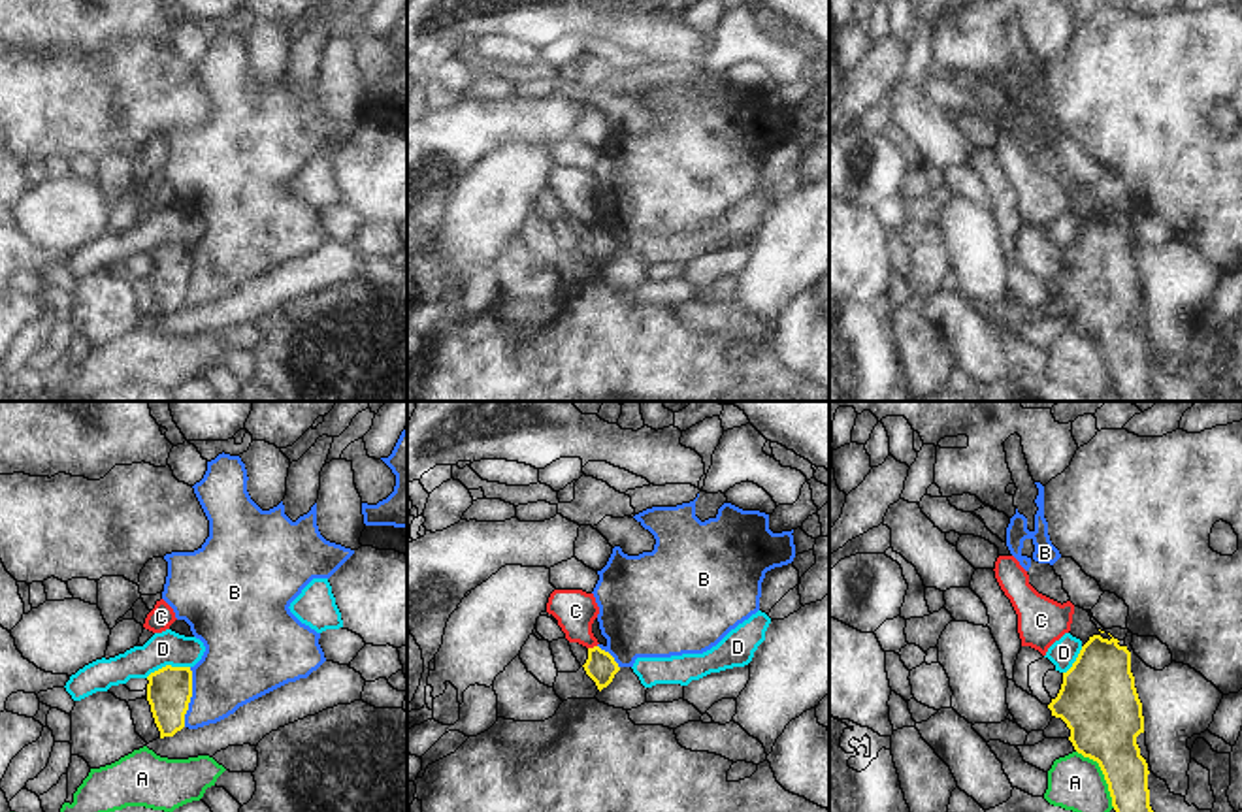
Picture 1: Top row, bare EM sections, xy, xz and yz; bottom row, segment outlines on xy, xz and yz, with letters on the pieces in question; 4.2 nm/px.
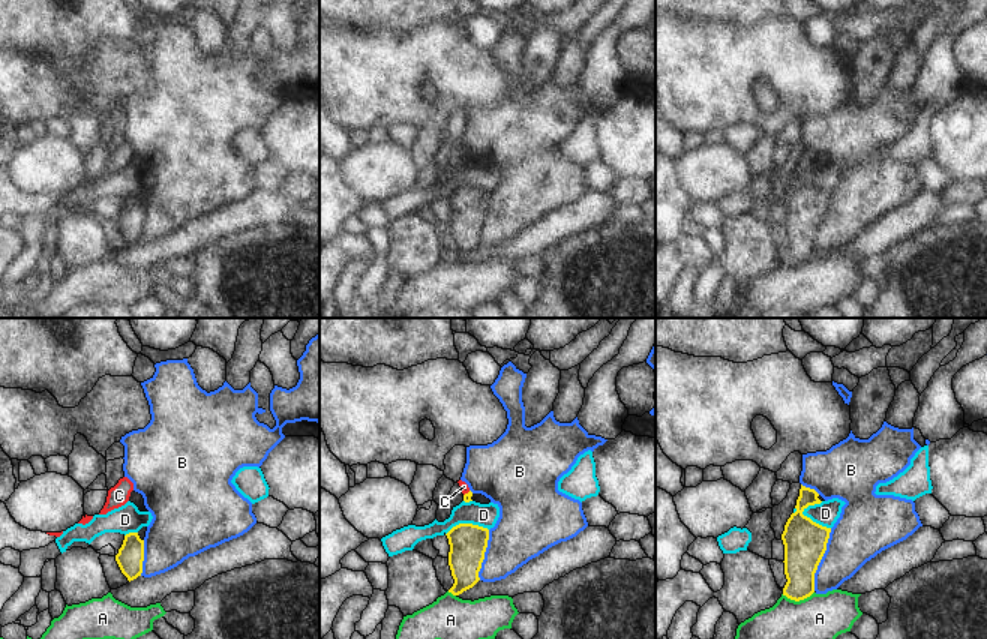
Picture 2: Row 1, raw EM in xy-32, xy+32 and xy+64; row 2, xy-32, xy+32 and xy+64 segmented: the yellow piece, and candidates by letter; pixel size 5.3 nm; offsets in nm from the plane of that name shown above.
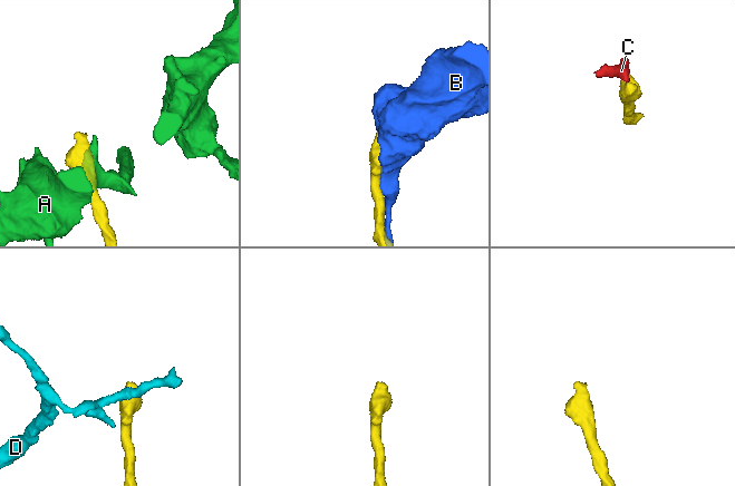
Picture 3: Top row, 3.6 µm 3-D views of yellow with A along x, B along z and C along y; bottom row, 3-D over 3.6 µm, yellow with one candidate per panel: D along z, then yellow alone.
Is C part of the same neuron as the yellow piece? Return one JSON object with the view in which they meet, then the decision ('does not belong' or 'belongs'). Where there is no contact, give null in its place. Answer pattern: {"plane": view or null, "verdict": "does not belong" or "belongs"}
{"plane": "xz", "verdict": "does not belong"}

